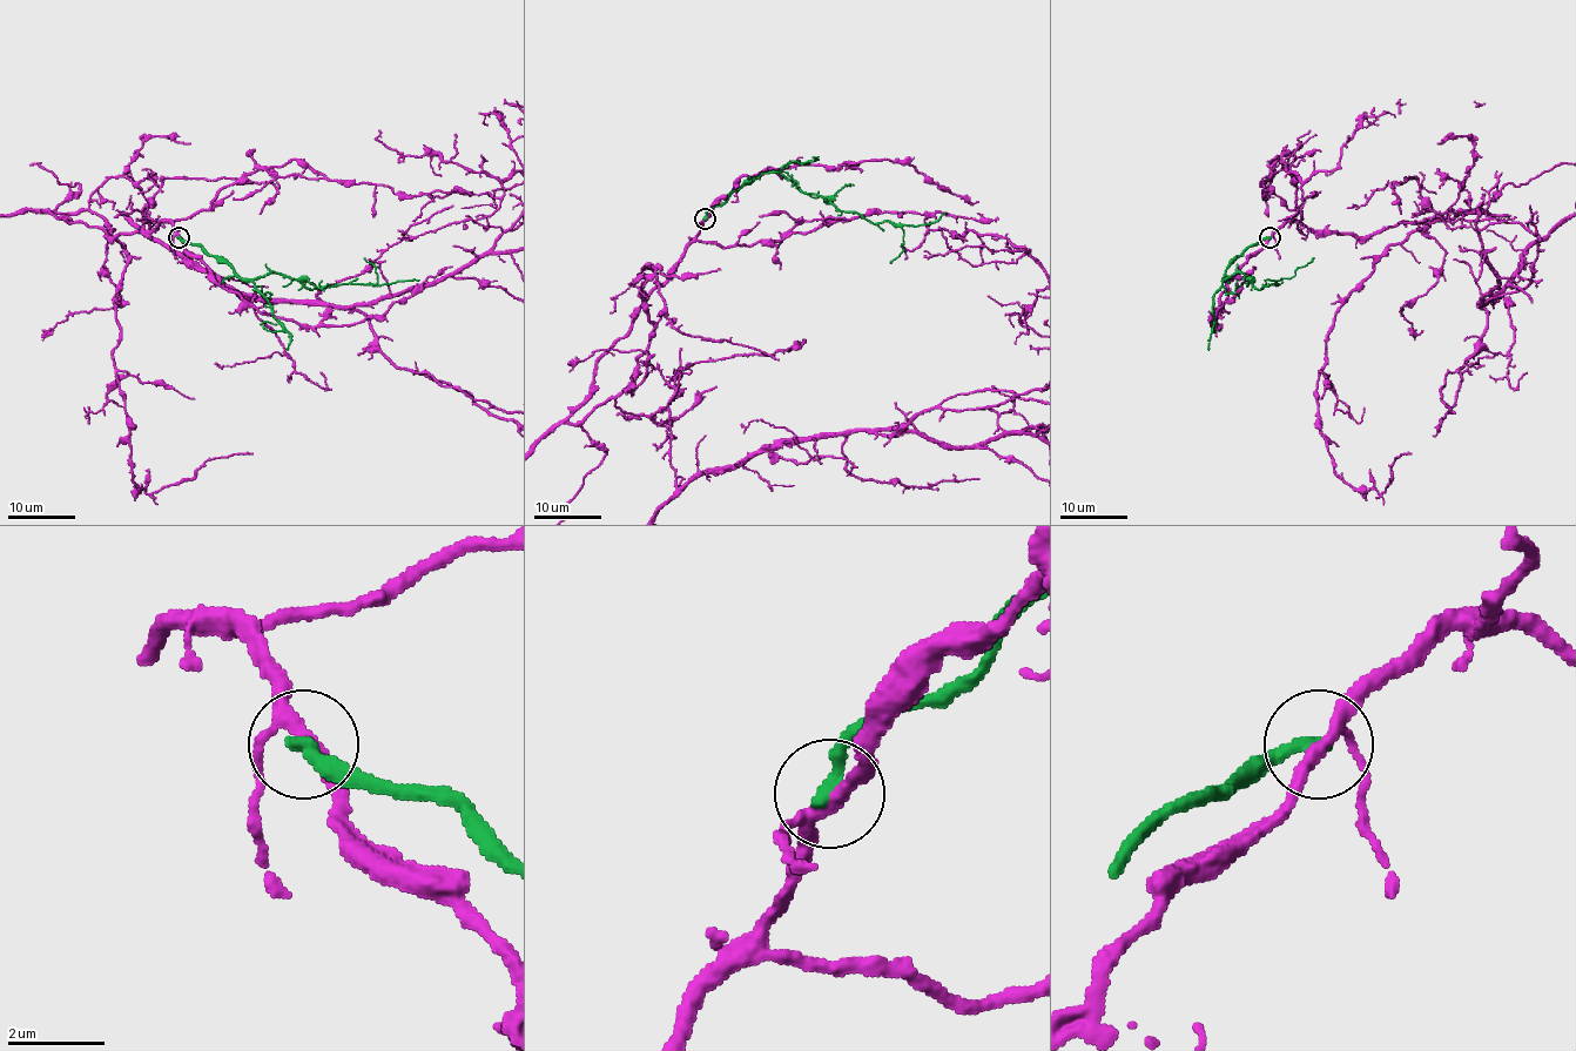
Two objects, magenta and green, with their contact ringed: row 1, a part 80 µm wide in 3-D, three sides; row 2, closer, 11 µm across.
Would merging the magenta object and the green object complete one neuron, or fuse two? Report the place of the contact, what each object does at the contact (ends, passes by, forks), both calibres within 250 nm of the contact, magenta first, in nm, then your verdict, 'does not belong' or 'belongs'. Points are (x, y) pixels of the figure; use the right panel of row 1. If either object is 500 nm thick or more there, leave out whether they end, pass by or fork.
place (1270, 237); magenta forks; green ends; calibres 240 and 320 nm; does not belong

